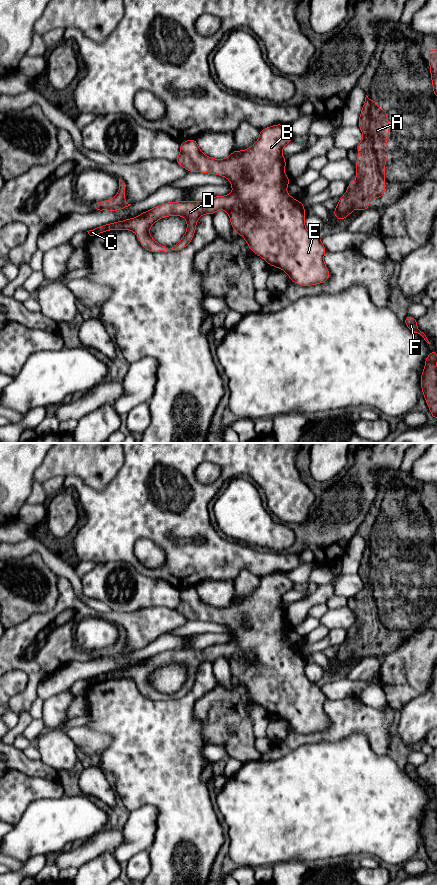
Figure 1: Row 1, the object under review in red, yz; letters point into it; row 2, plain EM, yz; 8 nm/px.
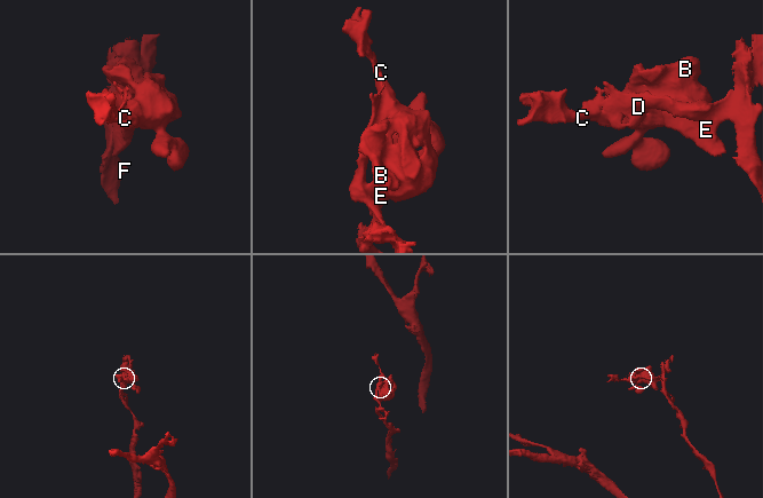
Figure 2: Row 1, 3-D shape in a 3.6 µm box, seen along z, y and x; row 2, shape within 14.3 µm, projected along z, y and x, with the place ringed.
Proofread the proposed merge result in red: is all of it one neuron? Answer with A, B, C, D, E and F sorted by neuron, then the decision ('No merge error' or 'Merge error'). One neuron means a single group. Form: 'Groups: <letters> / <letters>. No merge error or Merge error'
Groups: A C F / B D E. Merge error

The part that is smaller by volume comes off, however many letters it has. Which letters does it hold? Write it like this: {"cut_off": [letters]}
{"cut_off": ["B", "D", "E"]}

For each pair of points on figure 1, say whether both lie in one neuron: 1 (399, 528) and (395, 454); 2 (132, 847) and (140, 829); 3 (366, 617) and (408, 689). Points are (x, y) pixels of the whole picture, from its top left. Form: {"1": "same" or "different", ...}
{"1": "different", "2": "same", "3": "different"}

